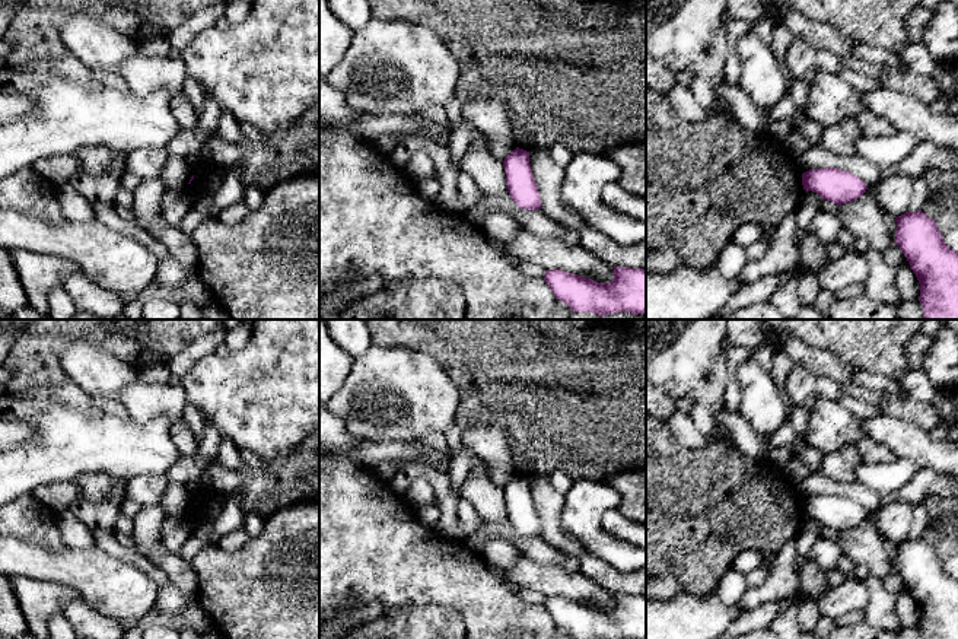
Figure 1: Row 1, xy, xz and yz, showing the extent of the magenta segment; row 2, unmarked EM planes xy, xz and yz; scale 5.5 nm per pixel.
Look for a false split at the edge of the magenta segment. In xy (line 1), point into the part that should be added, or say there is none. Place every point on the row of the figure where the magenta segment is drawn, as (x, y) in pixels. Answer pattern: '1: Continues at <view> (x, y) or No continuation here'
1: No continuation here

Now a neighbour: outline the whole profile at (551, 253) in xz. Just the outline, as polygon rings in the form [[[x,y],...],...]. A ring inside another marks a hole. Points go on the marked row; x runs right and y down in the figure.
[[[521,228],[516,238],[500,249],[513,261],[531,261],[547,270],[563,270],[598,283],[611,283],[614,277],[614,267],[582,245],[570,245],[558,236],[540,236]]]

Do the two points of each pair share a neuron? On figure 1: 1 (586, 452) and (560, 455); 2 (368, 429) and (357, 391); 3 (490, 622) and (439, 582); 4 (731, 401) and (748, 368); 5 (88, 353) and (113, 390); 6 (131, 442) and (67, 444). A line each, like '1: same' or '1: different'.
1: same
2: same
3: same
4: different
5: same
6: same

